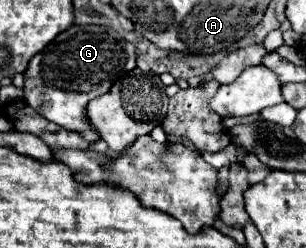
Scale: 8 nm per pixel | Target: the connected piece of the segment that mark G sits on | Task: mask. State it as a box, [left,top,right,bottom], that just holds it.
[24,25,136,143]

